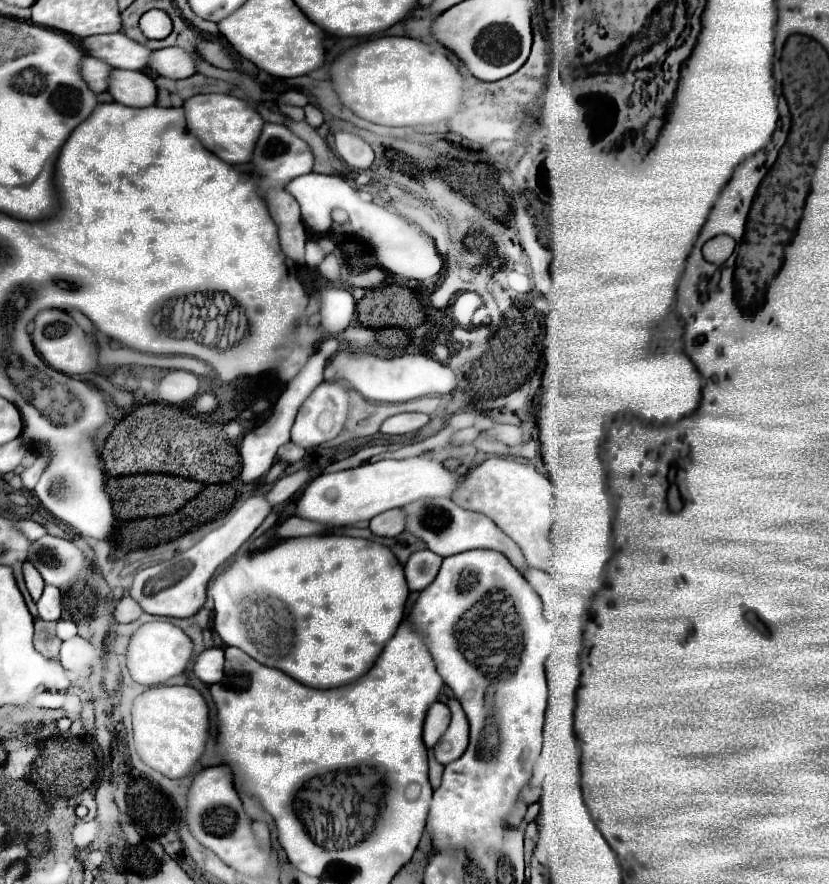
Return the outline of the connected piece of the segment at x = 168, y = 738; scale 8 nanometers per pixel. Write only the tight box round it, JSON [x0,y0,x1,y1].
[132,685,210,779]

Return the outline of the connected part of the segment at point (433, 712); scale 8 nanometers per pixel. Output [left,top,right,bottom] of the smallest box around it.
[424,701,450,747]

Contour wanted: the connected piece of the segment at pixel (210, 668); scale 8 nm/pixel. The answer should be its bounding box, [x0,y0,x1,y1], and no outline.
[194,647,226,685]

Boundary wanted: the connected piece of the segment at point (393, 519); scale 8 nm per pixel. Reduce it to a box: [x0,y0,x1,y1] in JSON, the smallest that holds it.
[370,509,404,537]

